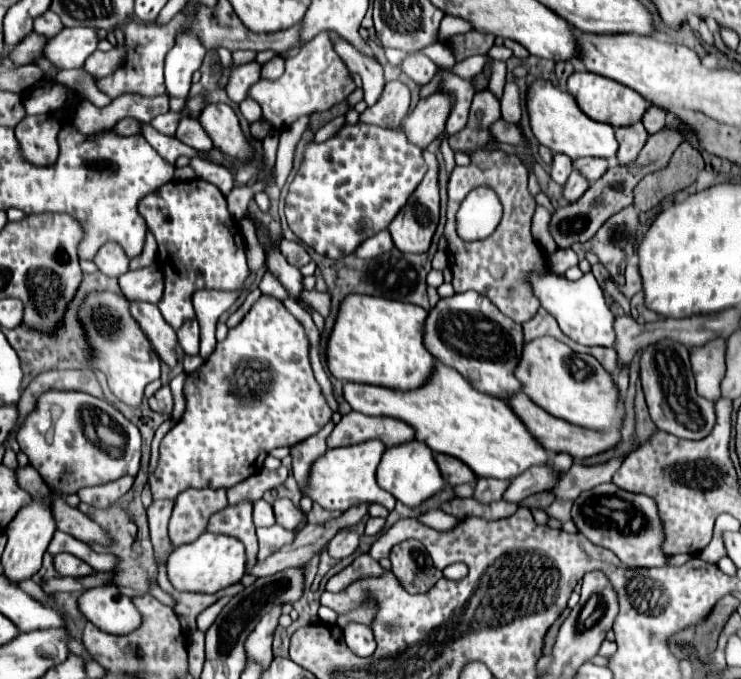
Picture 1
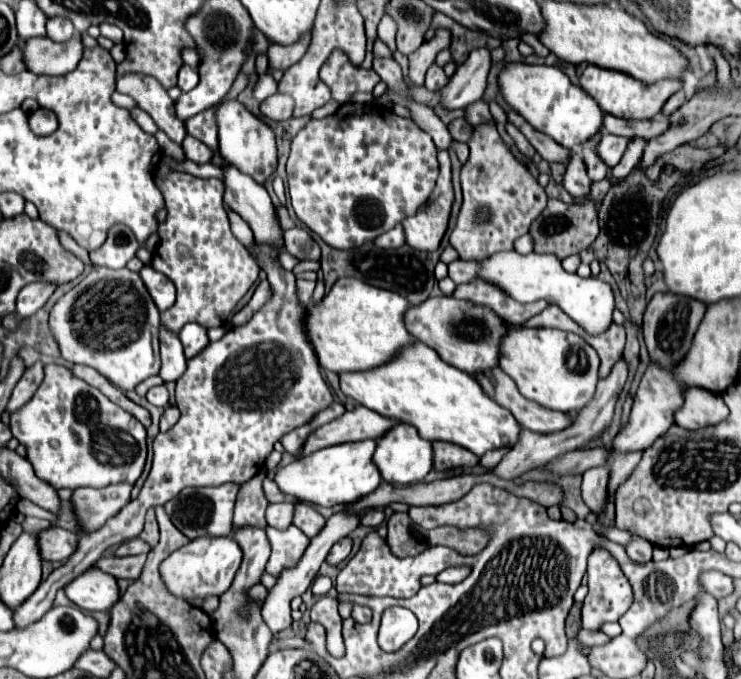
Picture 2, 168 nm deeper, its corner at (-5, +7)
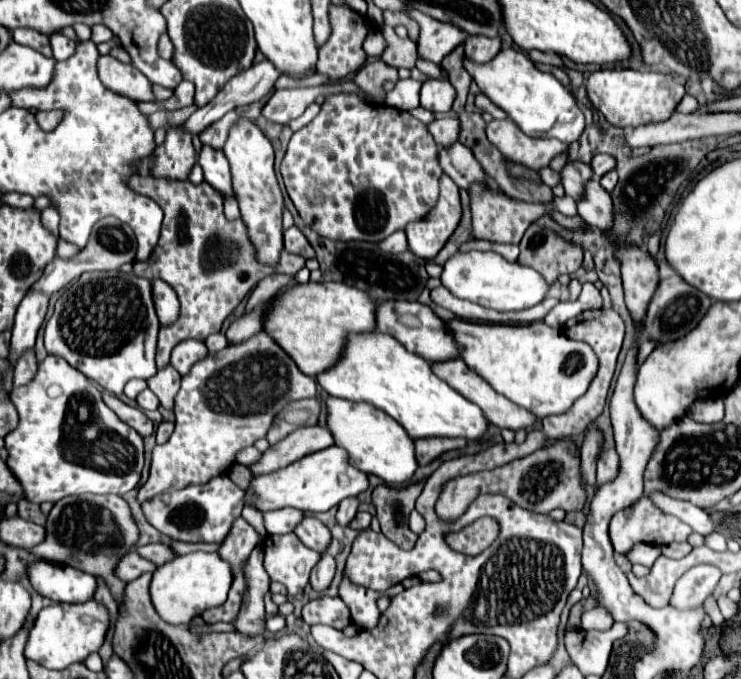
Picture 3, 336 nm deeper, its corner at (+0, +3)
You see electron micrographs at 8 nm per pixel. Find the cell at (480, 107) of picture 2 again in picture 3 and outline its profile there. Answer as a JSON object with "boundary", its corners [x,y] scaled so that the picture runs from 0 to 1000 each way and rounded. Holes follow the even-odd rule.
{"boundary":[[[663,177],[655,189],[657,203],[692,239],[700,239],[717,250],[735,247],[746,230],[765,218],[754,206],[730,206],[709,200],[690,177]]]}

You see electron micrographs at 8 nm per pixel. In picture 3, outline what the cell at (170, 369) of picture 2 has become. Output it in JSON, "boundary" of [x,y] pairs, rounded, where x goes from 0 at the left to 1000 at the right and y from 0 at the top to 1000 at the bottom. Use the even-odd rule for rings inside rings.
{"boundary":[[[225,536],[206,557],[198,560],[198,568],[212,580],[217,598],[233,601],[233,589],[242,577],[242,563],[244,563],[244,551],[231,536]]]}

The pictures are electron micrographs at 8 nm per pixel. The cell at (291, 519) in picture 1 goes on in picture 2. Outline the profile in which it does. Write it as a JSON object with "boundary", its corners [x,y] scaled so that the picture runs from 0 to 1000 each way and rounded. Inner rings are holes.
{"boundary":[[[402,739],[399,742],[399,754],[397,754],[397,775],[402,775],[416,792],[424,792],[440,772],[440,763],[435,757],[429,757],[418,742],[413,739]]]}

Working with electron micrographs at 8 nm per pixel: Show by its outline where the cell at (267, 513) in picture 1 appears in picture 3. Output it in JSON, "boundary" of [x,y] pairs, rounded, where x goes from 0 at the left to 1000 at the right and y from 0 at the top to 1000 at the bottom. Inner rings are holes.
{"boundary":[[[379,748],[379,751],[358,754],[355,763],[358,763],[360,786],[390,786],[395,784],[398,772],[406,769],[409,754],[401,754],[401,748]]]}

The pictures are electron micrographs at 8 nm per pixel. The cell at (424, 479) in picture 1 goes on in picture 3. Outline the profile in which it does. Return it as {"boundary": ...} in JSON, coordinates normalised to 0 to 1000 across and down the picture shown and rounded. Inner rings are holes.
{"boundary":[[[444,586],[441,607],[441,624],[444,630],[449,630],[452,654],[471,666],[471,680],[479,689],[511,701],[525,716],[547,713],[557,704],[560,692],[565,689],[560,657],[547,630],[536,624],[536,619],[520,613],[520,607],[509,601],[498,601],[498,595],[476,595],[460,586]]]}

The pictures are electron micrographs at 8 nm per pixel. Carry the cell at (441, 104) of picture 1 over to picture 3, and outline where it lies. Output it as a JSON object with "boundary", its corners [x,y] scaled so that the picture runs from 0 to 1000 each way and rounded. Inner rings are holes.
{"boundary":[[[633,53],[628,59],[628,85],[644,94],[665,88],[665,82],[671,82],[673,74],[676,74],[676,56],[660,59],[655,53]]]}

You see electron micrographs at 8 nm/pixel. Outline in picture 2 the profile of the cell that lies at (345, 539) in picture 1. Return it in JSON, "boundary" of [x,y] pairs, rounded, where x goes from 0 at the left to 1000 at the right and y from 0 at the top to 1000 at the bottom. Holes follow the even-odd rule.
{"boundary":[[[462,792],[456,801],[448,804],[448,810],[445,810],[440,828],[443,828],[445,834],[456,834],[456,831],[459,831],[470,816],[472,816],[472,807],[475,807],[472,792]]]}

